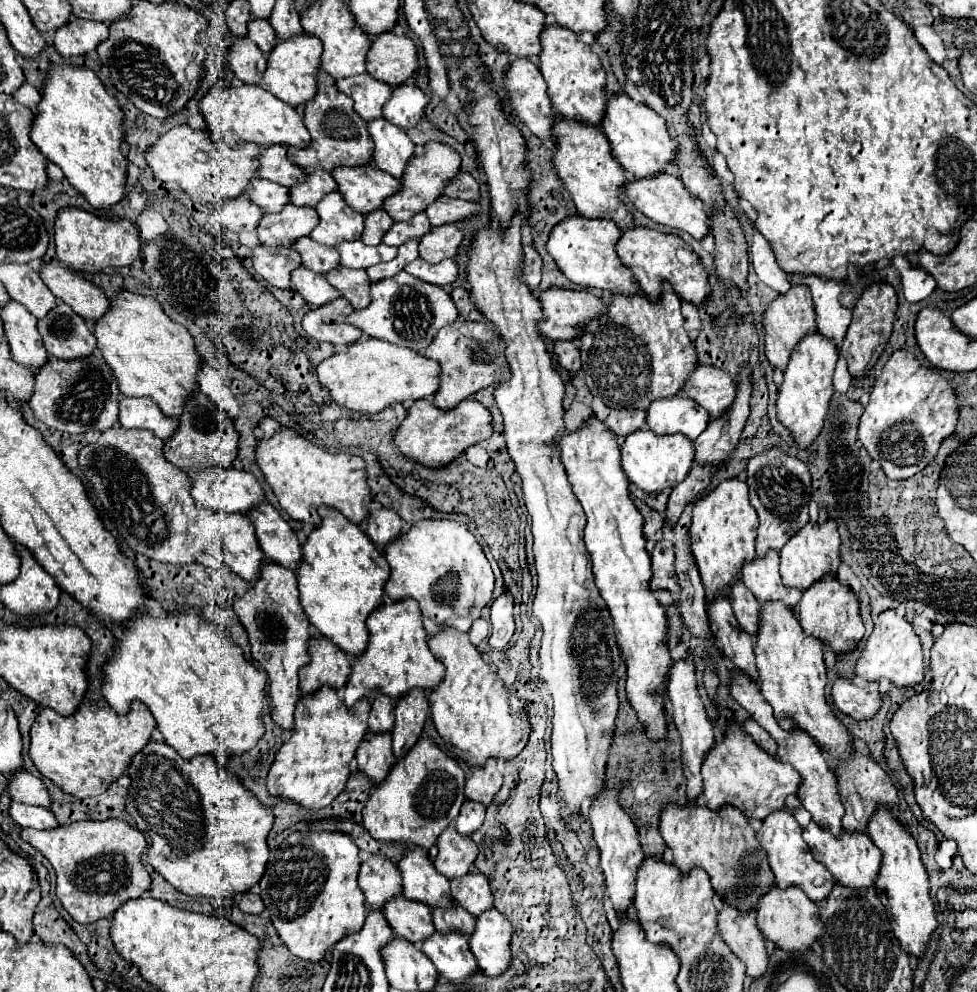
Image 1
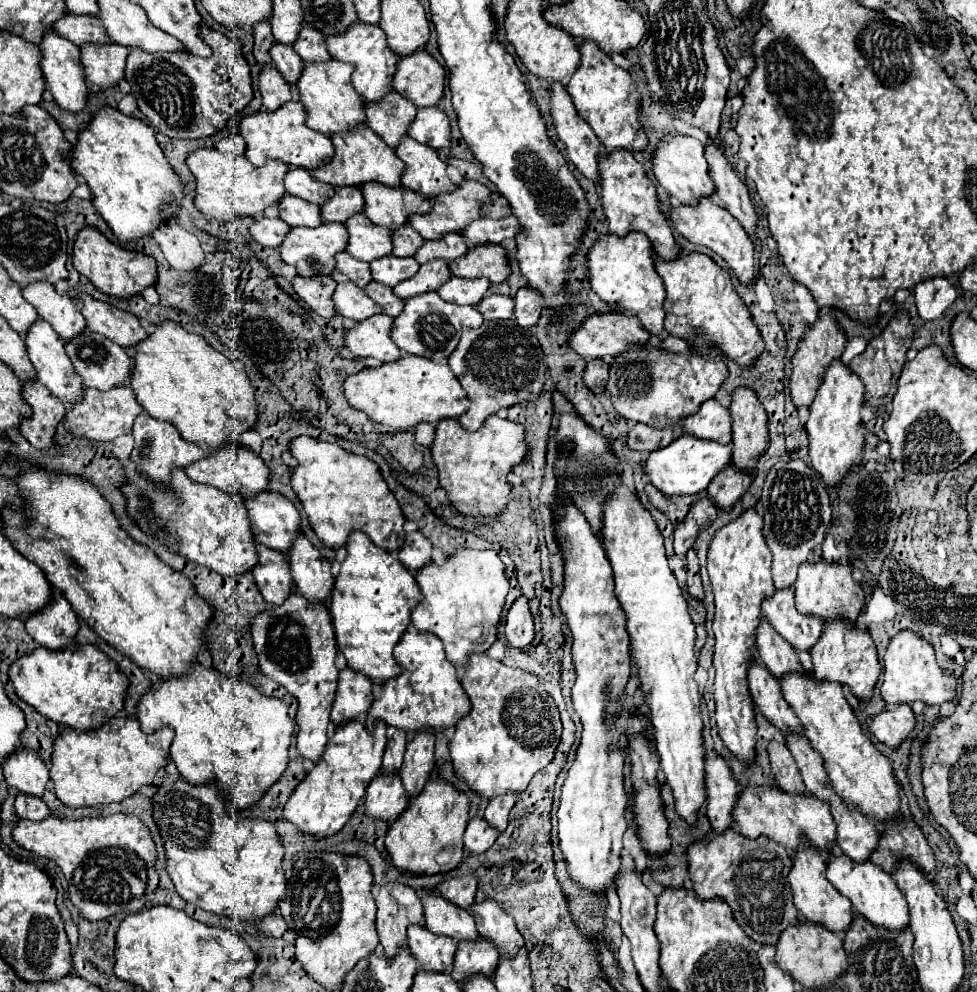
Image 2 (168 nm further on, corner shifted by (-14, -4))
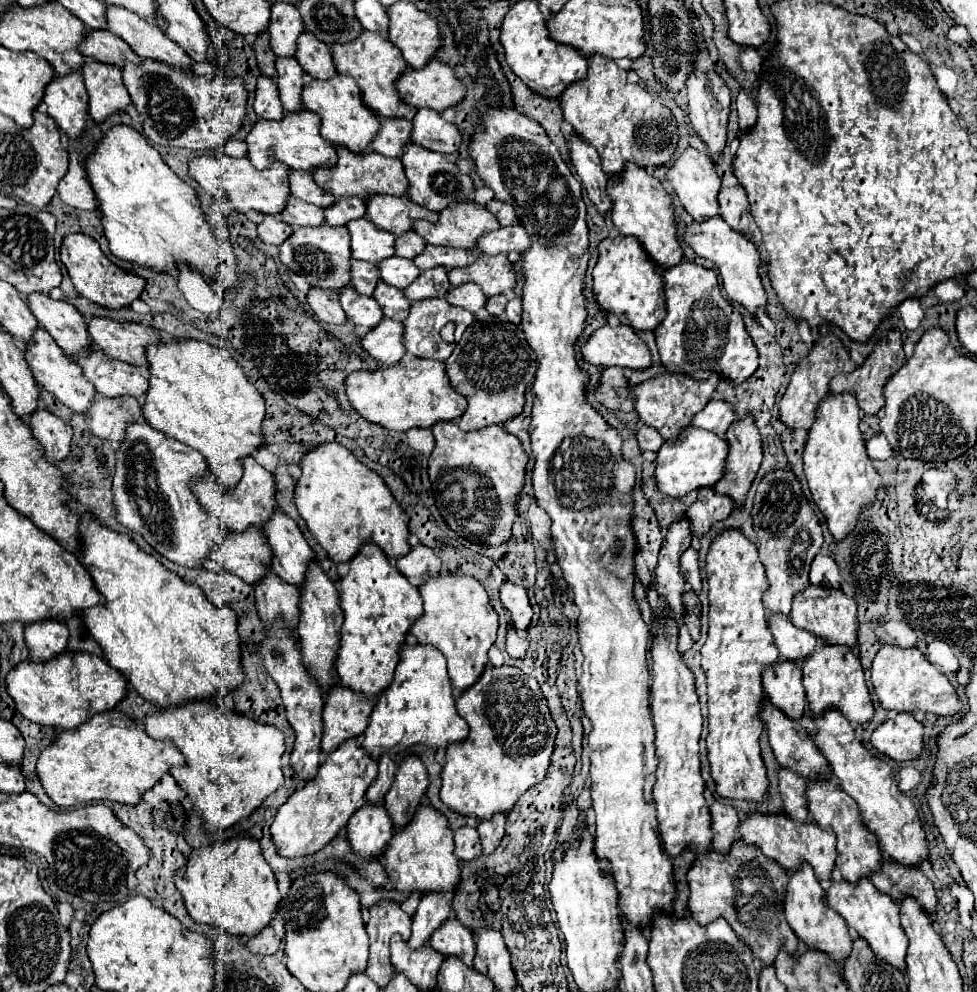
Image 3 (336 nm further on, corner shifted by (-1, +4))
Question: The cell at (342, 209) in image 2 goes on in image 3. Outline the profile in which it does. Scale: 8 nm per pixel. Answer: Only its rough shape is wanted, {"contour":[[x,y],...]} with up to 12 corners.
{"contour":[[341,198],[325,208],[329,226],[365,218],[363,198]]}

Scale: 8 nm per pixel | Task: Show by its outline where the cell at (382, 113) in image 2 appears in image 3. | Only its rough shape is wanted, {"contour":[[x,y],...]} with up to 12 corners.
{"contour":[[379,118],[373,150],[389,158],[403,156],[411,142],[411,122]]}

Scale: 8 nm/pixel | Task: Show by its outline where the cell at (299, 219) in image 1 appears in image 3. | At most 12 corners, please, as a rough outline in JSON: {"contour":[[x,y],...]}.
{"contour":[[295,228],[279,260],[309,284],[351,284],[347,228]]}

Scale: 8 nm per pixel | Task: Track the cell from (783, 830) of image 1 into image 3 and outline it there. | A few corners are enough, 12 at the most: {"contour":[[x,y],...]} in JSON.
{"contour":[[813,868],[789,874],[785,918],[807,948],[843,964],[853,948]]}

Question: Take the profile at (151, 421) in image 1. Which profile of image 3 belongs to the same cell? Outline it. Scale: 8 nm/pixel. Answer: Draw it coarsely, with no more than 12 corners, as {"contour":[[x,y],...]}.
{"contour":[[133,422],[115,516],[167,560],[203,568],[229,530],[191,490],[203,454]]}

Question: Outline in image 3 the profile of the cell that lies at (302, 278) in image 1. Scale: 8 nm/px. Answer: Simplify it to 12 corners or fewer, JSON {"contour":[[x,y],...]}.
{"contour":[[343,288],[339,300],[347,318],[371,330],[383,312],[377,300]]}

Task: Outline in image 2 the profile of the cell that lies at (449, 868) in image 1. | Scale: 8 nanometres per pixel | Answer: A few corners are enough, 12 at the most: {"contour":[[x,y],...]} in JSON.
{"contour":[[474,872],[450,876],[438,886],[446,900],[462,908],[478,890]]}

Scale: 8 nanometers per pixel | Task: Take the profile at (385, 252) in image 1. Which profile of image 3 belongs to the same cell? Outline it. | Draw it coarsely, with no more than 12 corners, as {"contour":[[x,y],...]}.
{"contour":[[399,256],[379,264],[383,282],[399,290],[417,280],[421,270]]}

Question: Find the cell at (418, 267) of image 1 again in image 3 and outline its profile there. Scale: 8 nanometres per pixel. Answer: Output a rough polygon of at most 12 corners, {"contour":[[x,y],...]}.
{"contour":[[477,284],[451,288],[445,300],[477,314],[487,302]]}

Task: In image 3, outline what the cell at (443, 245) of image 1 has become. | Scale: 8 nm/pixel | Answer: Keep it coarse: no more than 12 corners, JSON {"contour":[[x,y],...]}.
{"contour":[[481,254],[451,270],[453,286],[475,282],[487,298],[513,290],[505,254]]}

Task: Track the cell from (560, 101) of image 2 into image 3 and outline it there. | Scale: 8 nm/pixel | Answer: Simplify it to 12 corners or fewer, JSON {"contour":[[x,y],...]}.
{"contour":[[575,134],[569,158],[589,200],[611,214],[609,176],[597,150]]}

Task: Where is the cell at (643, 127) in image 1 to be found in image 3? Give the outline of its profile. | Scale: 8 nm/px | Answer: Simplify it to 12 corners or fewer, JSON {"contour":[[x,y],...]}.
{"contour":[[687,148],[667,170],[675,194],[703,222],[719,216],[721,178],[707,152]]}

